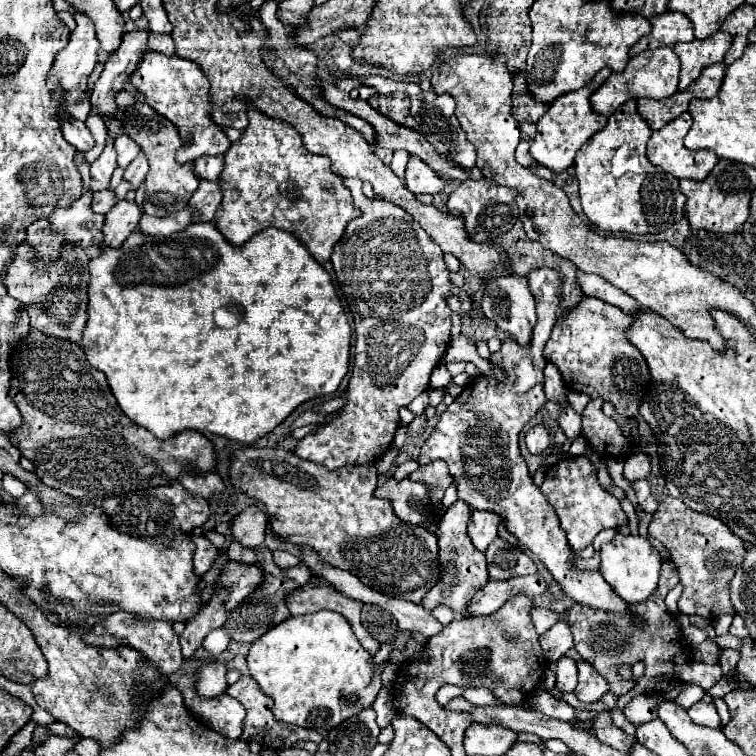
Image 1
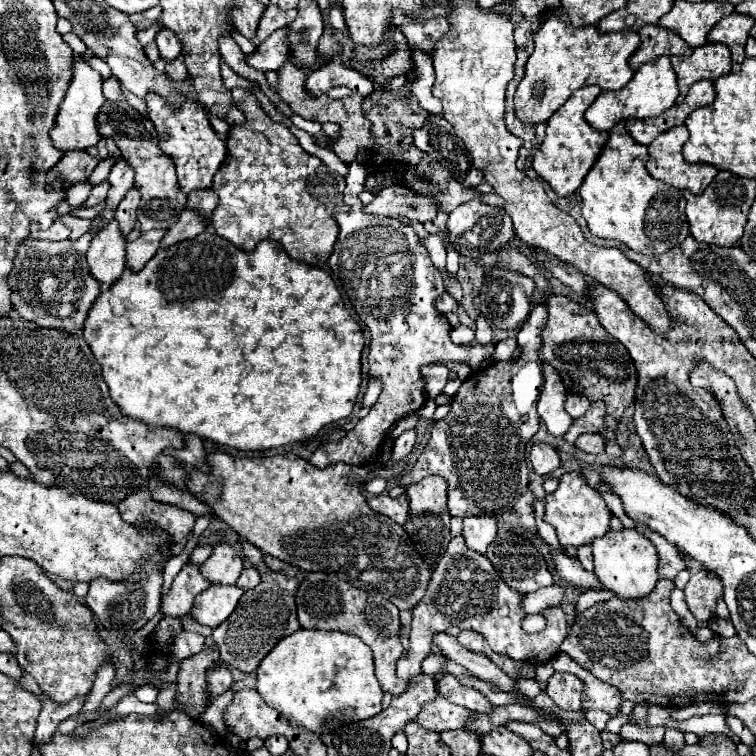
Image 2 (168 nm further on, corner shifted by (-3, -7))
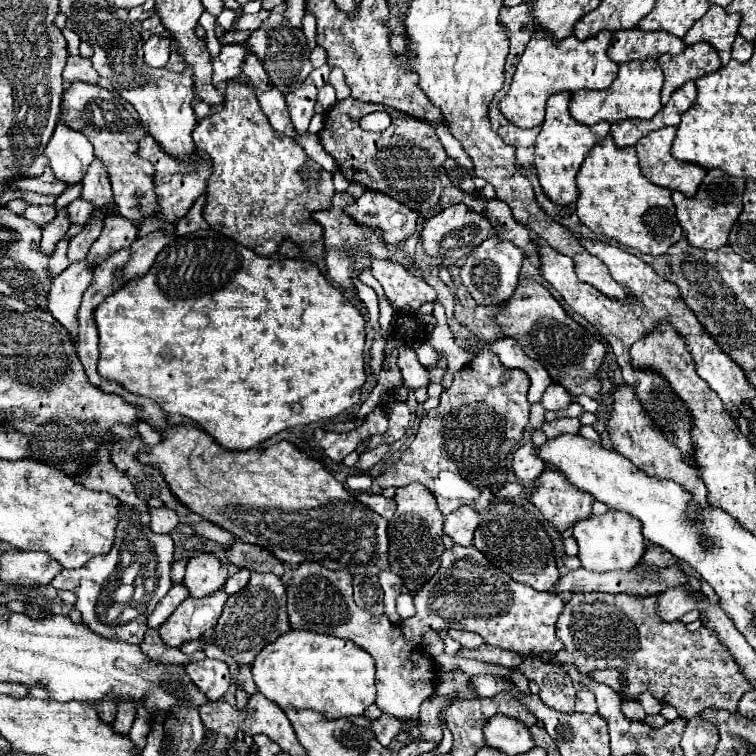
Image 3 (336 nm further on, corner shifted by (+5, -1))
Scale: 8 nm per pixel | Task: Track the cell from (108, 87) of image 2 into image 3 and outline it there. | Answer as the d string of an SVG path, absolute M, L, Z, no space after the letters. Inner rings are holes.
M68 56L64 78L68 82L86 82L86 84L98 84L98 80L100 80L92 62L86 58L80 58L80 56Z

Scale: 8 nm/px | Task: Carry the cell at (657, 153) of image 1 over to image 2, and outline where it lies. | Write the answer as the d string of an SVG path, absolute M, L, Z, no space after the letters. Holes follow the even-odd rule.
M676 126L664 134L660 134L650 146L650 158L646 162L646 170L652 178L662 180L678 190L690 190L694 194L702 194L706 186L718 174L710 164L688 164L682 158L682 144L688 140L688 128Z

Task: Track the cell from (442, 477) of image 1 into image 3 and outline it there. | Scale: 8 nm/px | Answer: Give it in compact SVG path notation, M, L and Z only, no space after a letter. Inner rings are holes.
M412 482L404 488L396 490L396 518L388 524L388 538L390 538L390 566L392 572L404 578L404 586L410 592L416 592L432 574L436 574L440 566L440 556L444 552L442 544L442 528L444 528L444 514L436 506L436 498L432 492L420 484Z

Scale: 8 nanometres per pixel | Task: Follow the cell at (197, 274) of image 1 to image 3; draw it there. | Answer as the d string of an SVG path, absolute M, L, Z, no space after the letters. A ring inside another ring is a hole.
M196 230L186 236L178 236L170 242L156 258L154 266L144 274L130 282L126 282L120 290L106 296L104 302L94 310L94 320L100 336L100 360L98 374L104 380L122 384L128 392L152 398L158 402L168 414L182 414L198 422L220 446L230 450L246 450L262 444L270 436L302 426L320 422L340 414L342 410L354 406L360 400L360 388L366 380L364 374L364 318L356 310L352 302L348 302L338 288L334 288L324 274L310 260L274 260L256 256L254 250L236 244L234 240L222 236L216 230Z

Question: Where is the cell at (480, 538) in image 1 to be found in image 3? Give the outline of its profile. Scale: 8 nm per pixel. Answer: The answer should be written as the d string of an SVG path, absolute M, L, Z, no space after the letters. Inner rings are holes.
M462 506L460 510L452 512L444 520L444 532L462 546L472 546L474 530L480 526L482 518L472 506Z

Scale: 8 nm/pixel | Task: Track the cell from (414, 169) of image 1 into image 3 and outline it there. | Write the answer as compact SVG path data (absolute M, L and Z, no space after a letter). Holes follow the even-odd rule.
M366 190L358 200L346 206L346 212L360 224L382 228L388 244L408 240L416 232L416 222L420 218L416 210L410 210L388 194L374 190Z

